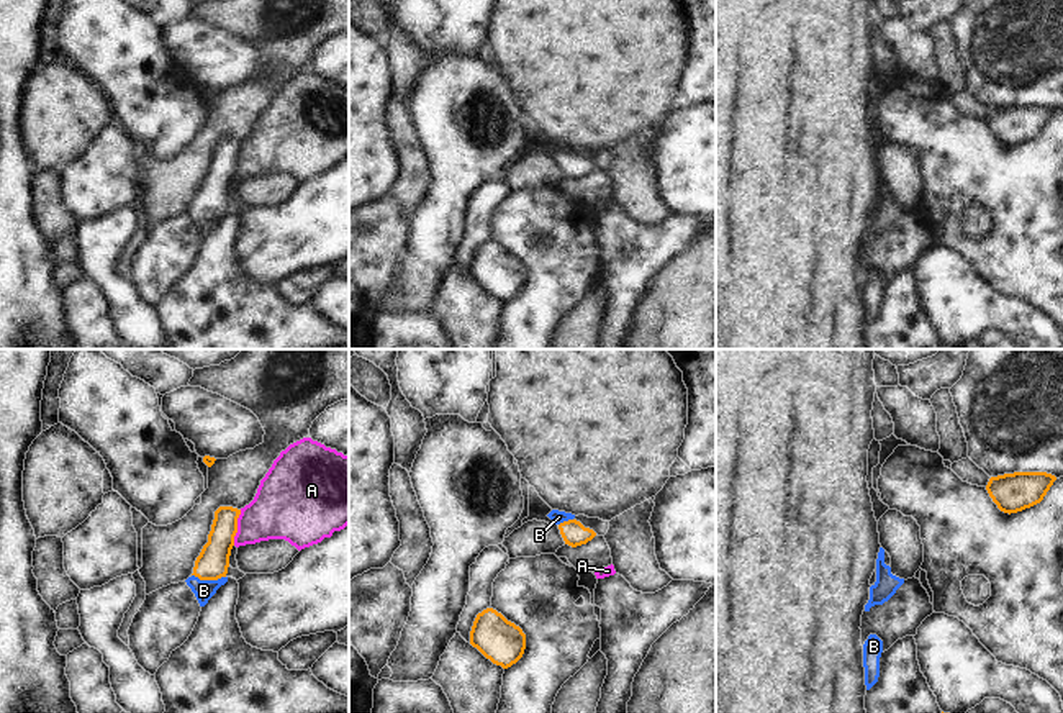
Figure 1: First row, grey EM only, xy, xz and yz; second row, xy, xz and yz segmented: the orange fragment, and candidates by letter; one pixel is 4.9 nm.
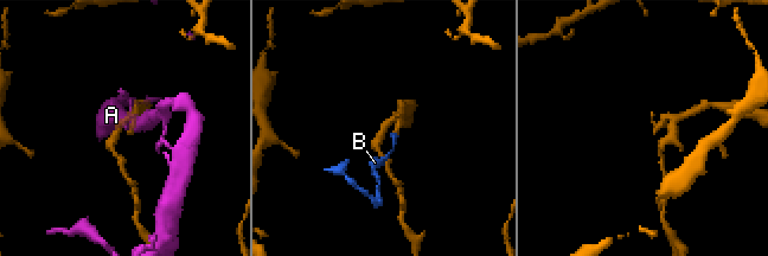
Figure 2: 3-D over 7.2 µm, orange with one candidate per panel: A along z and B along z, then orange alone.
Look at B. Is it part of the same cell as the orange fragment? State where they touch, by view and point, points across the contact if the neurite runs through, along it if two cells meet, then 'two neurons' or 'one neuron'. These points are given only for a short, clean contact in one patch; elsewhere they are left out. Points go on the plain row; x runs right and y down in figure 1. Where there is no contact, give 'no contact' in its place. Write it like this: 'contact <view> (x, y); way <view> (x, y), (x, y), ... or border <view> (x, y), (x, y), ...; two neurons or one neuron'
contact xy (208, 212); way xy (213, 194), (208, 212), (203, 223); one neuron

